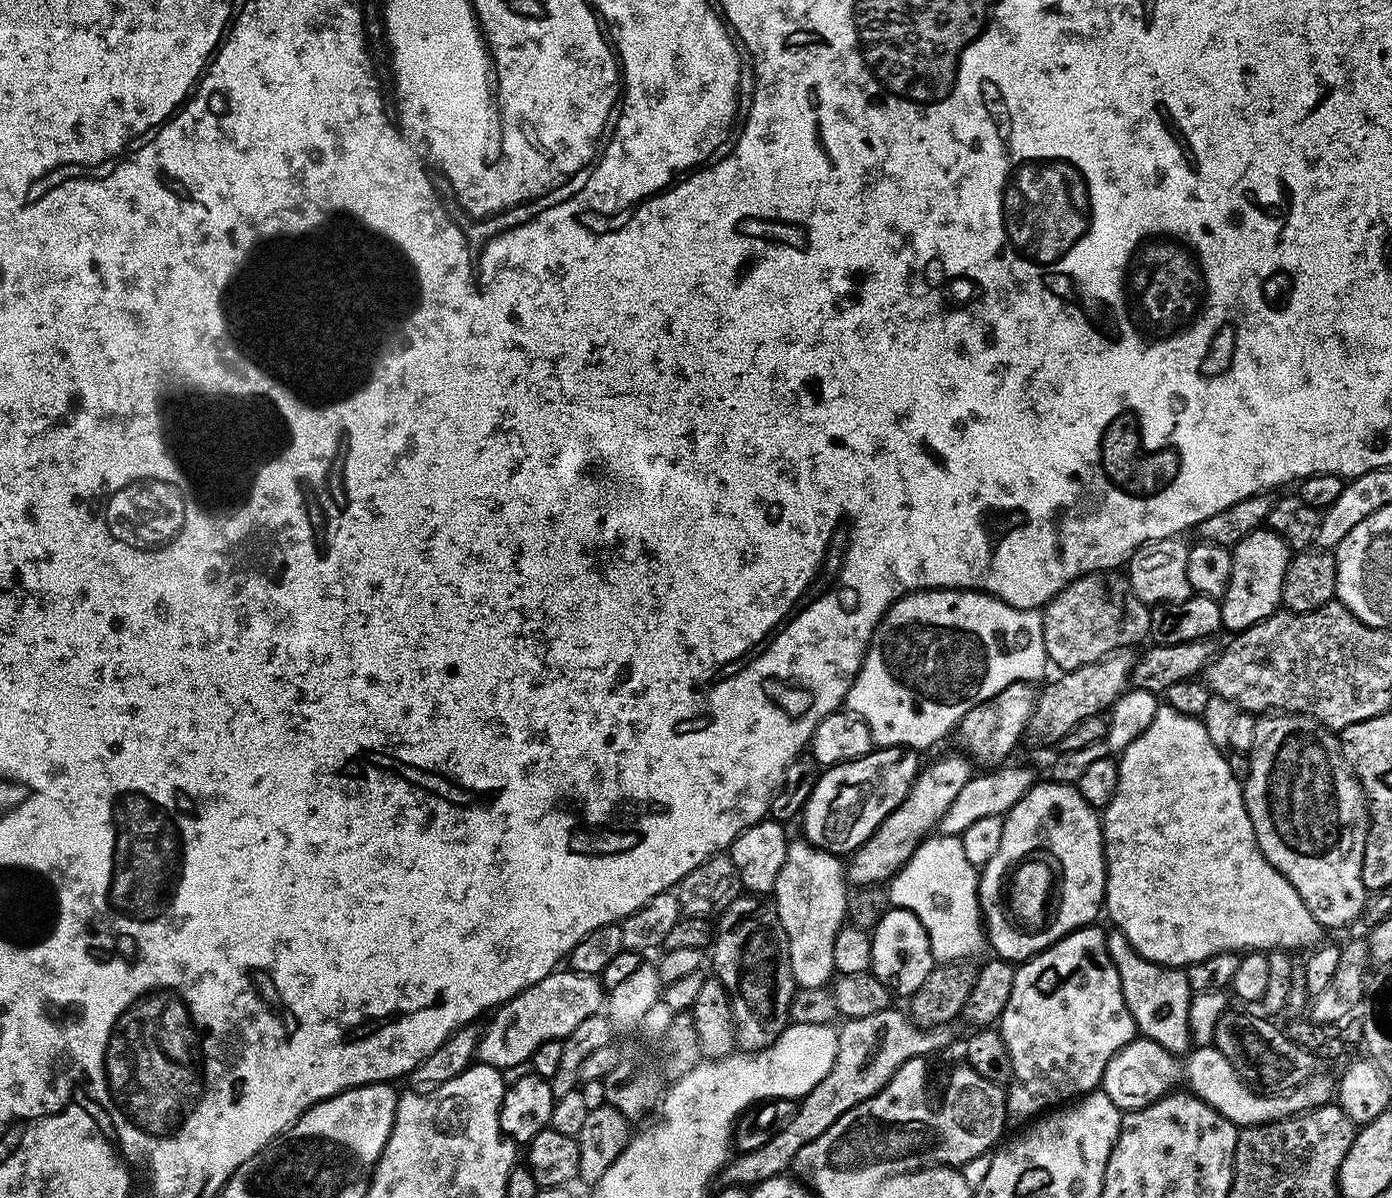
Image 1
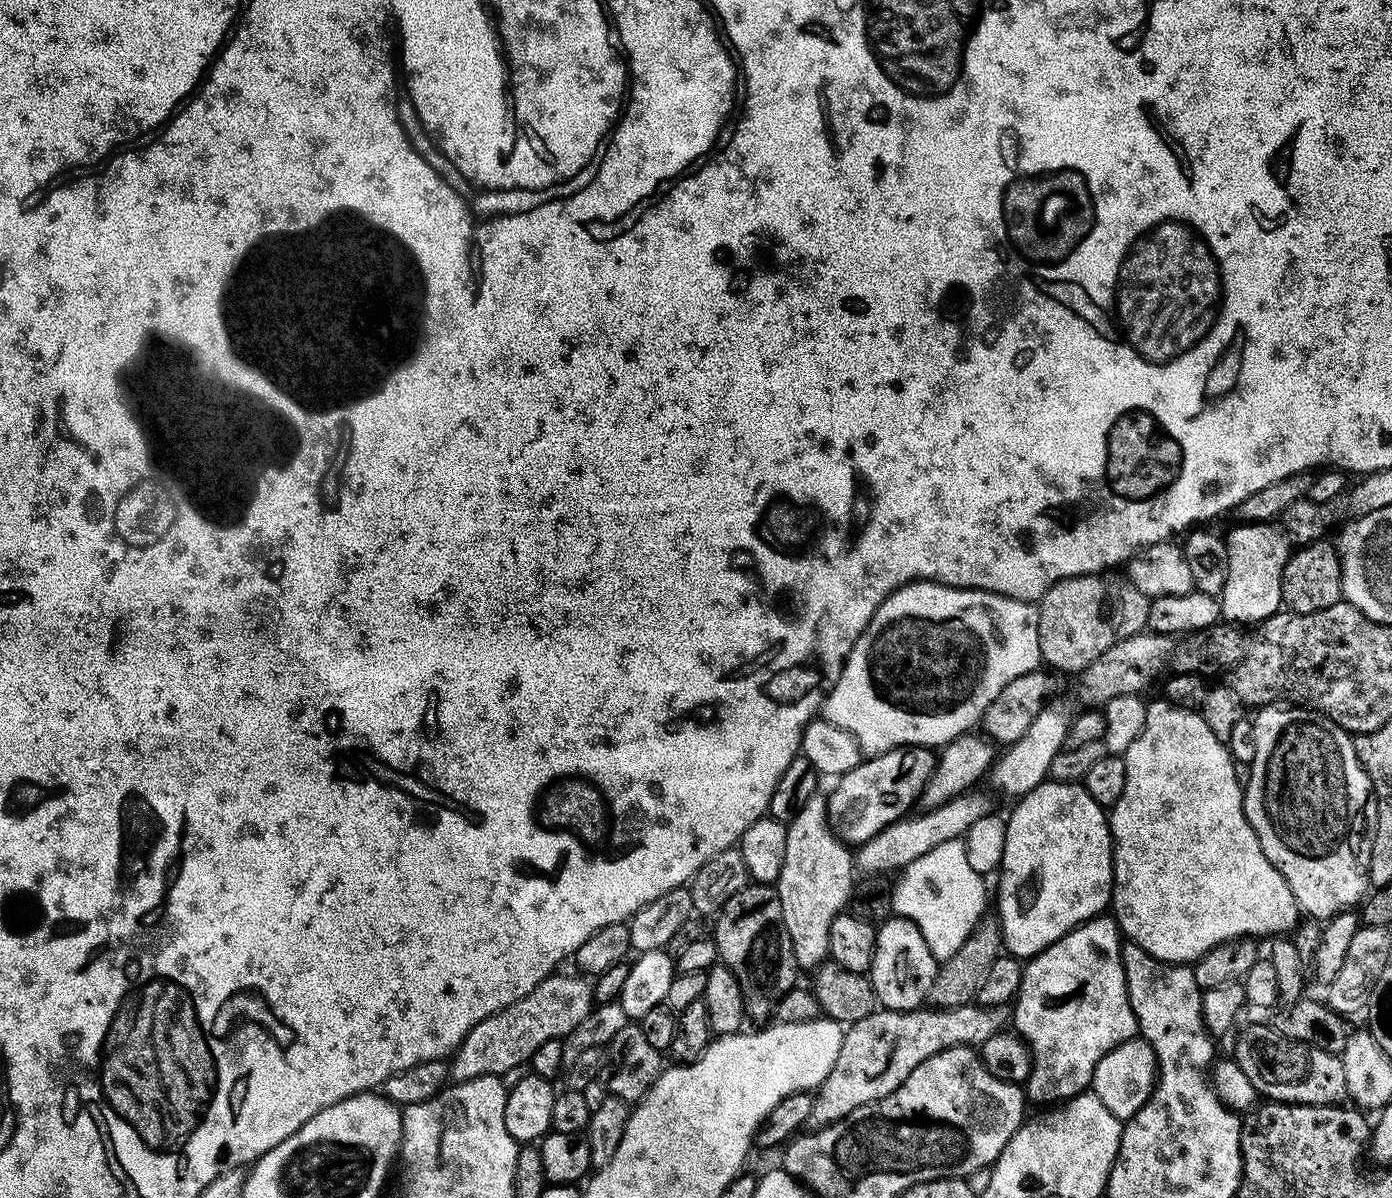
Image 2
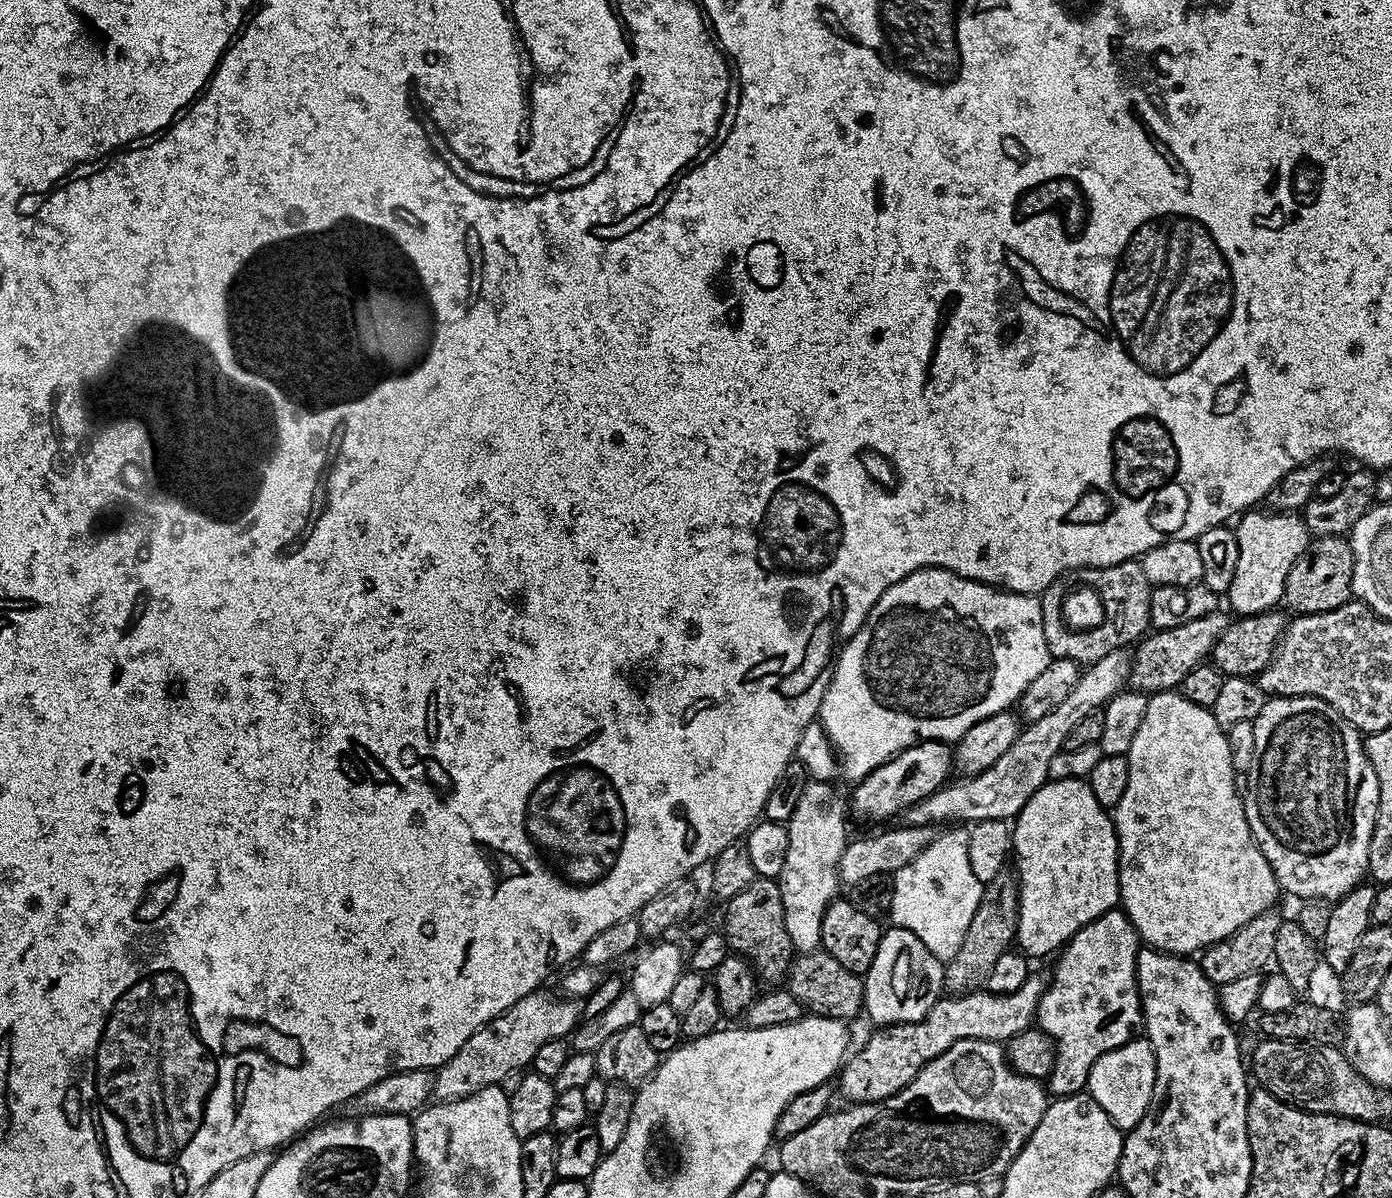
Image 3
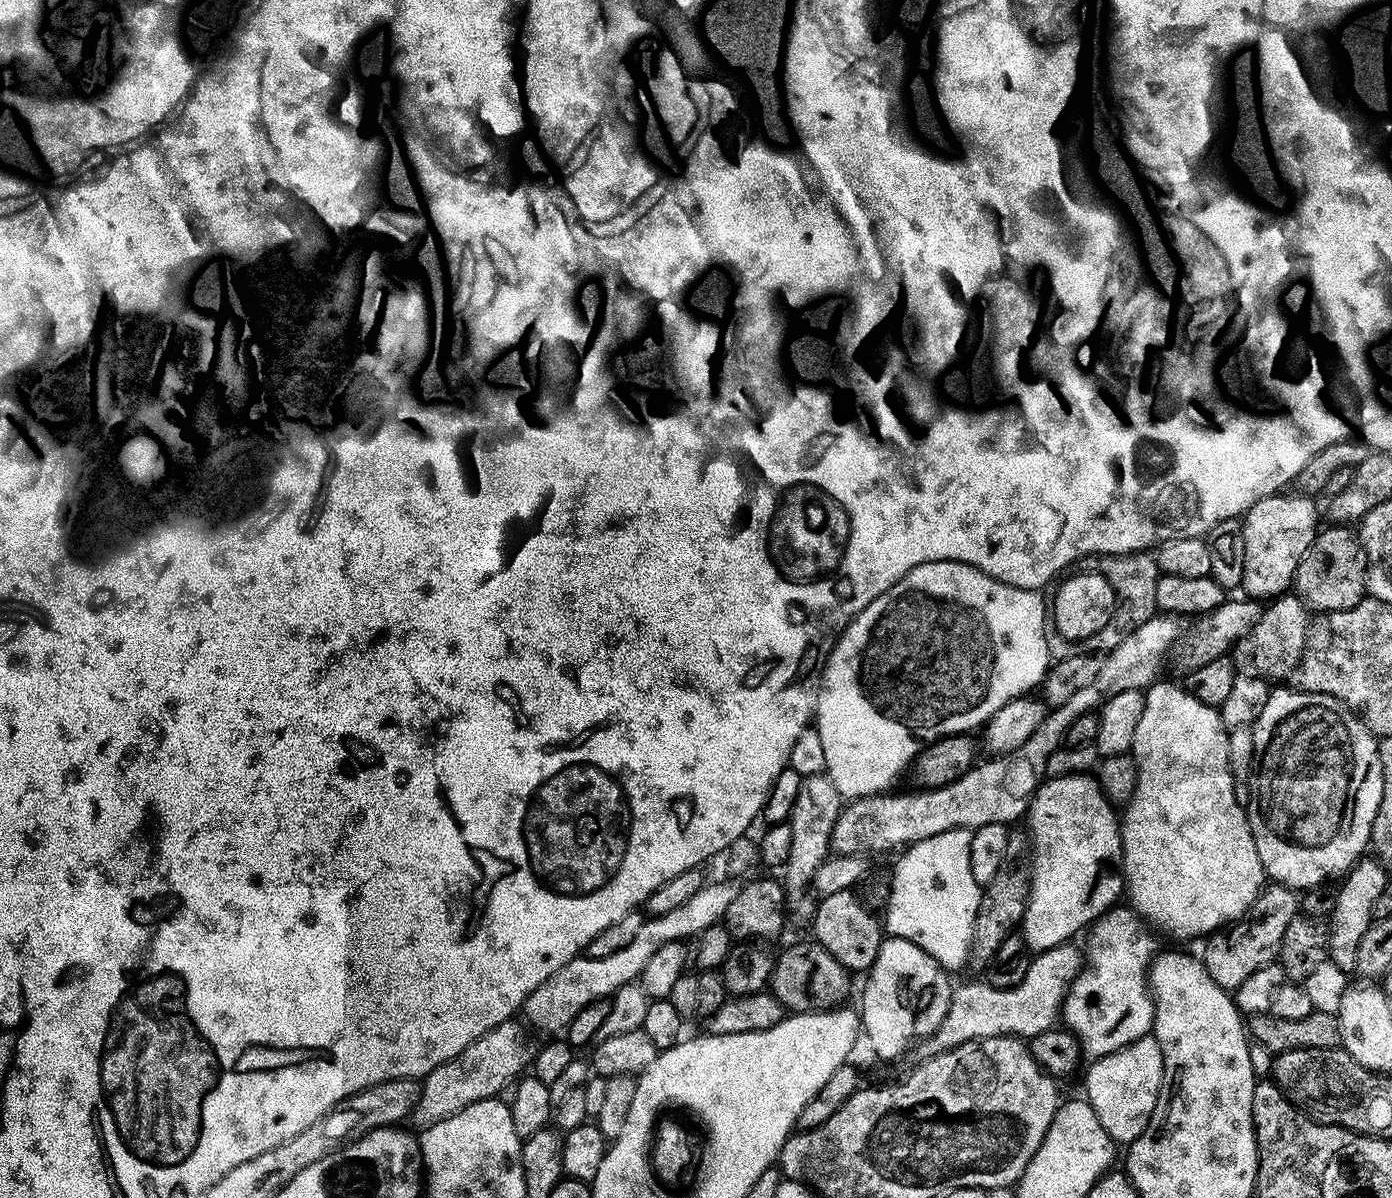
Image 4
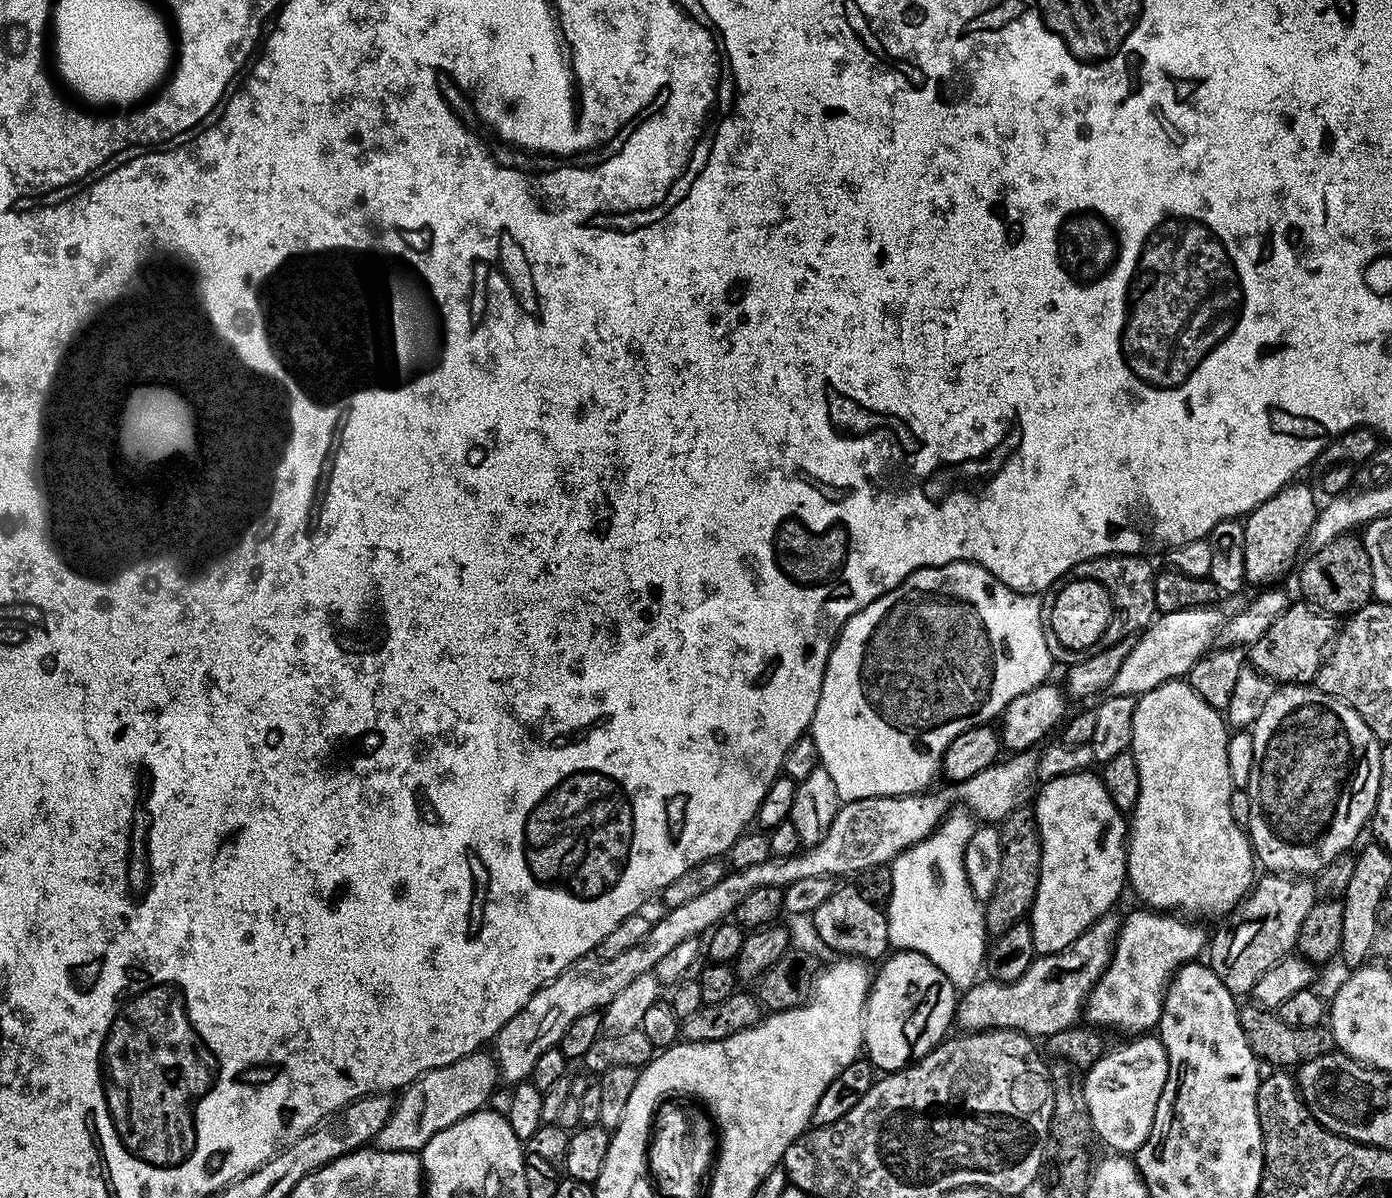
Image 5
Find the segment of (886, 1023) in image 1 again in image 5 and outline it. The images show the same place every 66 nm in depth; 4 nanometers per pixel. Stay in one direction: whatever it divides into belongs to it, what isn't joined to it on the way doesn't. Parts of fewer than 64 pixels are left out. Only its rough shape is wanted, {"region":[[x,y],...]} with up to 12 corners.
{"region":[[1121,917],[1095,920],[1013,984],[981,979],[956,1006],[965,1033],[1047,1038],[1081,1019]]}

